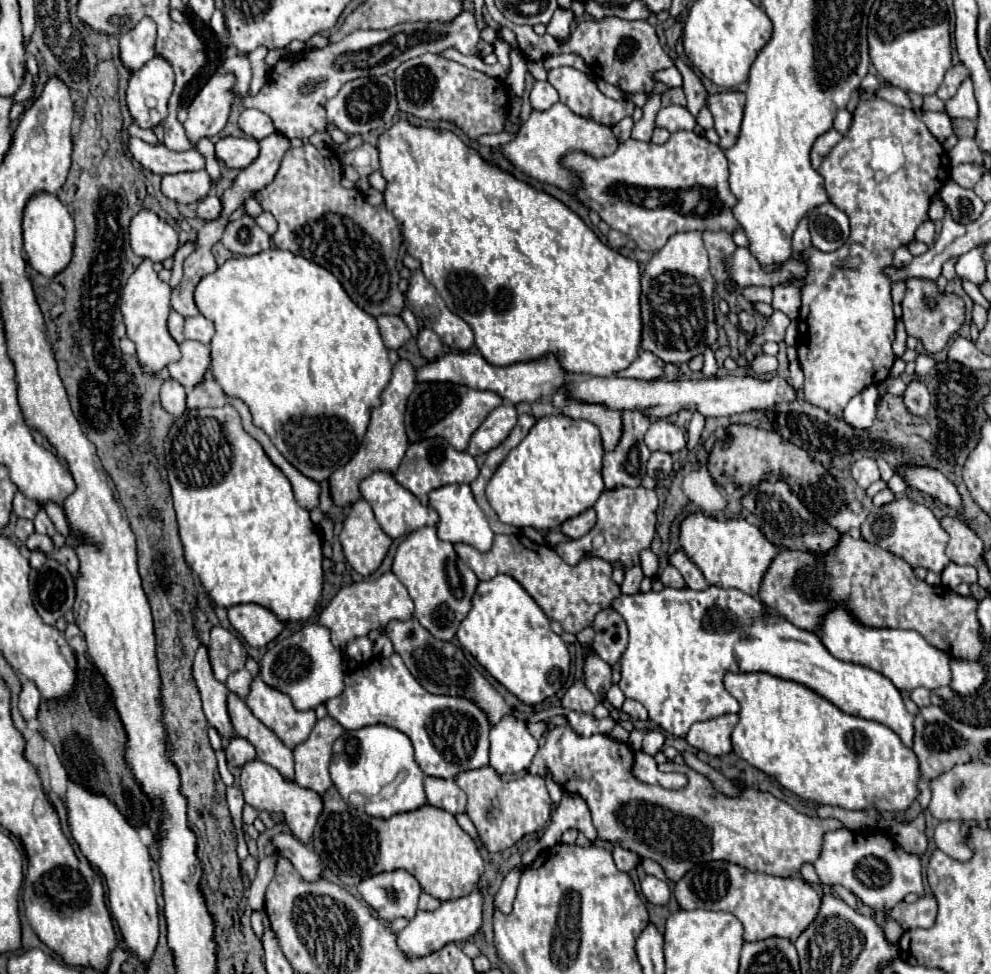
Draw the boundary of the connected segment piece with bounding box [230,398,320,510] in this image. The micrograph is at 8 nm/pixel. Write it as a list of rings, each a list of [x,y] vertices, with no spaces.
[[[230,398],[230,404],[240,412],[244,430],[246,430],[252,438],[256,438],[256,440],[262,444],[262,448],[266,450],[266,454],[270,456],[270,460],[288,476],[288,480],[290,480],[290,484],[292,484],[292,488],[294,488],[294,496],[296,496],[298,504],[300,504],[302,508],[306,508],[306,510],[316,508],[316,506],[318,506],[320,484],[314,482],[314,480],[310,480],[310,478],[306,478],[306,476],[302,476],[302,472],[298,472],[298,470],[274,448],[274,444],[270,442],[270,438],[268,438],[258,426],[254,426],[250,408],[248,408],[240,398]]]

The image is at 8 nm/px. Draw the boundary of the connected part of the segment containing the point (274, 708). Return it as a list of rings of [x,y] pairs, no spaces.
[[[262,674],[254,678],[246,704],[254,716],[266,724],[288,748],[294,748],[306,740],[316,724],[314,710],[296,710],[284,692],[274,690],[262,680]]]

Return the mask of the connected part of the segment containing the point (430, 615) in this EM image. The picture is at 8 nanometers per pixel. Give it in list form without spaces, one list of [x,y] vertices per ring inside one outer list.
[[[424,526],[424,528],[418,528],[414,532],[410,532],[402,544],[398,546],[396,550],[396,556],[394,556],[394,564],[392,564],[392,572],[398,576],[398,580],[408,588],[410,592],[410,598],[414,600],[414,616],[420,620],[420,624],[438,640],[452,640],[456,636],[456,630],[458,630],[458,624],[462,622],[462,618],[466,616],[466,612],[470,610],[470,598],[474,596],[474,590],[476,590],[476,584],[478,584],[478,578],[476,574],[472,572],[470,566],[466,566],[456,550],[454,550],[454,544],[450,542],[444,542],[436,536],[436,528],[434,526]]]

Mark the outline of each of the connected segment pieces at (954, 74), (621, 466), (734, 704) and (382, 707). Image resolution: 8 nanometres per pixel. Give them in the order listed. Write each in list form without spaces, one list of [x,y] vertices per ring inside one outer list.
[[[962,64],[952,66],[952,68],[946,72],[946,76],[944,76],[944,80],[942,80],[936,96],[942,98],[942,100],[950,100],[950,98],[956,94],[958,86],[962,84],[962,80],[966,78],[966,72],[968,72],[968,70],[966,70]]]
[[[622,410],[622,436],[614,450],[604,452],[604,484],[606,488],[616,486],[638,486],[646,474],[646,462],[650,450],[644,444],[644,434],[650,426],[650,418],[638,410]]]
[[[710,586],[702,592],[696,592],[690,588],[682,588],[682,590],[664,588],[660,592],[650,590],[650,592],[638,592],[632,596],[622,594],[612,602],[612,606],[624,616],[630,630],[628,648],[620,658],[622,680],[618,686],[622,688],[626,698],[642,702],[648,708],[650,720],[654,720],[660,728],[664,728],[674,736],[684,736],[694,722],[738,712],[740,708],[738,700],[734,700],[722,684],[722,676],[726,670],[732,670],[732,672],[760,670],[772,676],[800,682],[812,688],[814,692],[818,692],[820,696],[824,696],[826,700],[830,700],[832,704],[836,704],[846,714],[860,716],[866,720],[876,720],[888,726],[890,730],[894,730],[902,738],[904,746],[910,748],[912,744],[914,716],[904,708],[900,690],[884,674],[866,666],[858,666],[858,664],[834,658],[814,632],[796,628],[782,616],[770,614],[760,600],[744,594],[742,590],[736,590],[736,588],[724,590],[718,586]]]
[[[398,654],[388,658],[376,656],[370,662],[348,670],[344,684],[344,692],[326,702],[328,714],[346,730],[386,724],[404,732],[412,740],[414,760],[426,776],[454,778],[464,770],[488,764],[490,720],[486,712],[464,696],[436,696],[426,692]]]

